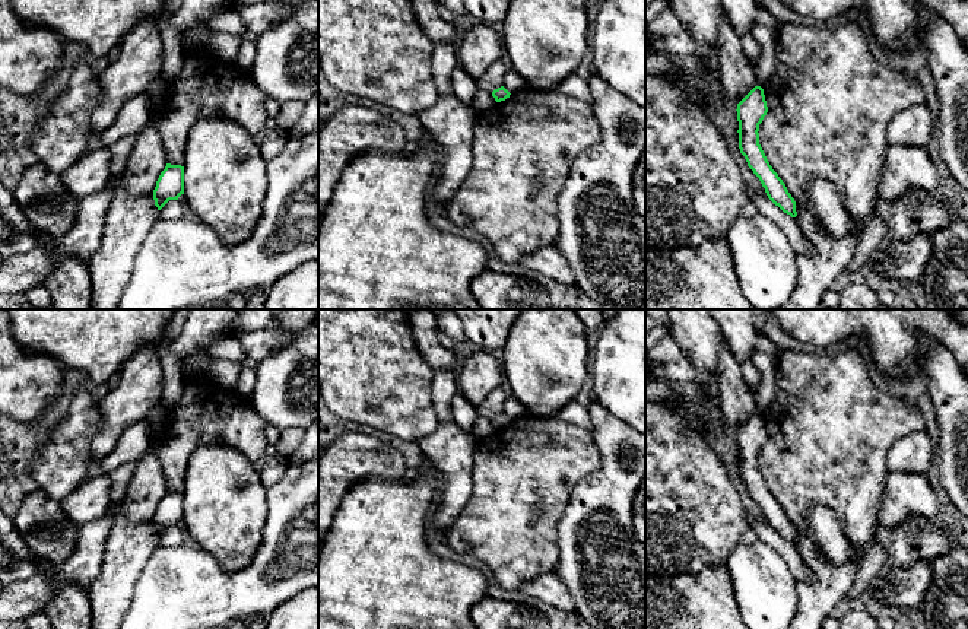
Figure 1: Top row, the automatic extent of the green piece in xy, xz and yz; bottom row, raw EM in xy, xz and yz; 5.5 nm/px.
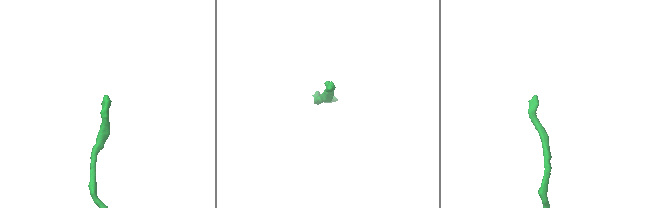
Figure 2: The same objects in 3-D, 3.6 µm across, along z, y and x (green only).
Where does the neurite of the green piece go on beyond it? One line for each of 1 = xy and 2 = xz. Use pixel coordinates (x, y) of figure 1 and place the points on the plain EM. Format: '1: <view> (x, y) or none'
1: none
2: none

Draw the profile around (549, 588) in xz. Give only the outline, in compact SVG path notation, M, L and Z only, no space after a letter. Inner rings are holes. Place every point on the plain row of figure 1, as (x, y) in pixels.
M556 574L540 575L518 587L520 593L536 597L562 611L575 613L575 604L566 585Z

